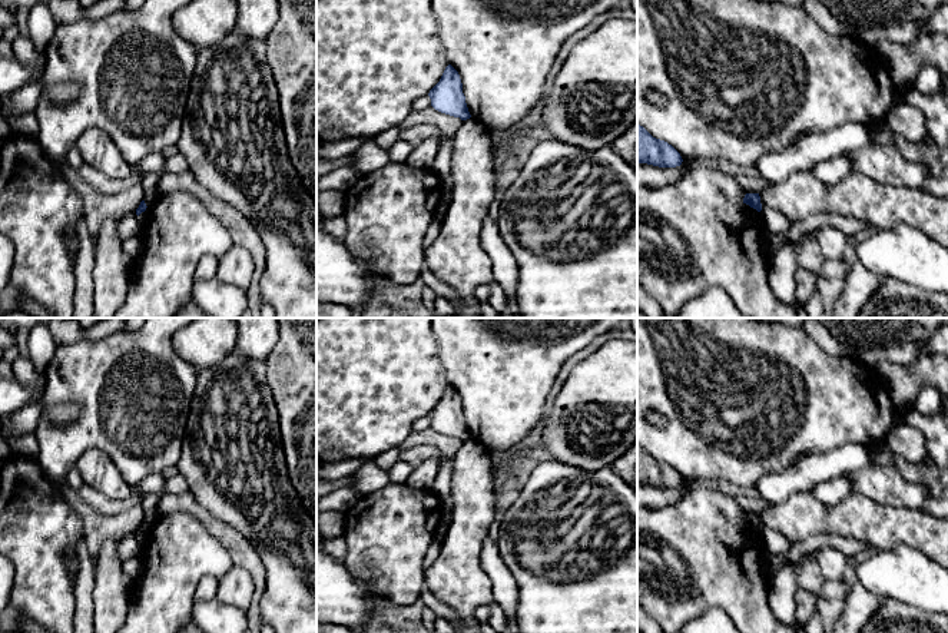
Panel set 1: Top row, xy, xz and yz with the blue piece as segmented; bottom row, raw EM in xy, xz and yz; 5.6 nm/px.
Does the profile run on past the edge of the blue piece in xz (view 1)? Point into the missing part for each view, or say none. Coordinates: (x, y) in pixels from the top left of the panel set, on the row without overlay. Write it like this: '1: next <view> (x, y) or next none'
1: next none

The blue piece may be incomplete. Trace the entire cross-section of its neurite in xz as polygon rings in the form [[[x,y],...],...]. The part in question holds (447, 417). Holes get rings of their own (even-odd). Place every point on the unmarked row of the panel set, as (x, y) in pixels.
[[[451,385],[445,388],[440,402],[430,411],[428,417],[435,431],[461,441],[471,438],[460,395]]]

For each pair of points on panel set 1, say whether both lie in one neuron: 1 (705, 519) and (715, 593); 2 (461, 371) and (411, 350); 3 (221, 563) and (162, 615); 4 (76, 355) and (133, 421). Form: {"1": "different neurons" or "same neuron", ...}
{"1": "same neuron", "2": "different neurons", "3": "same neuron", "4": "same neuron"}

